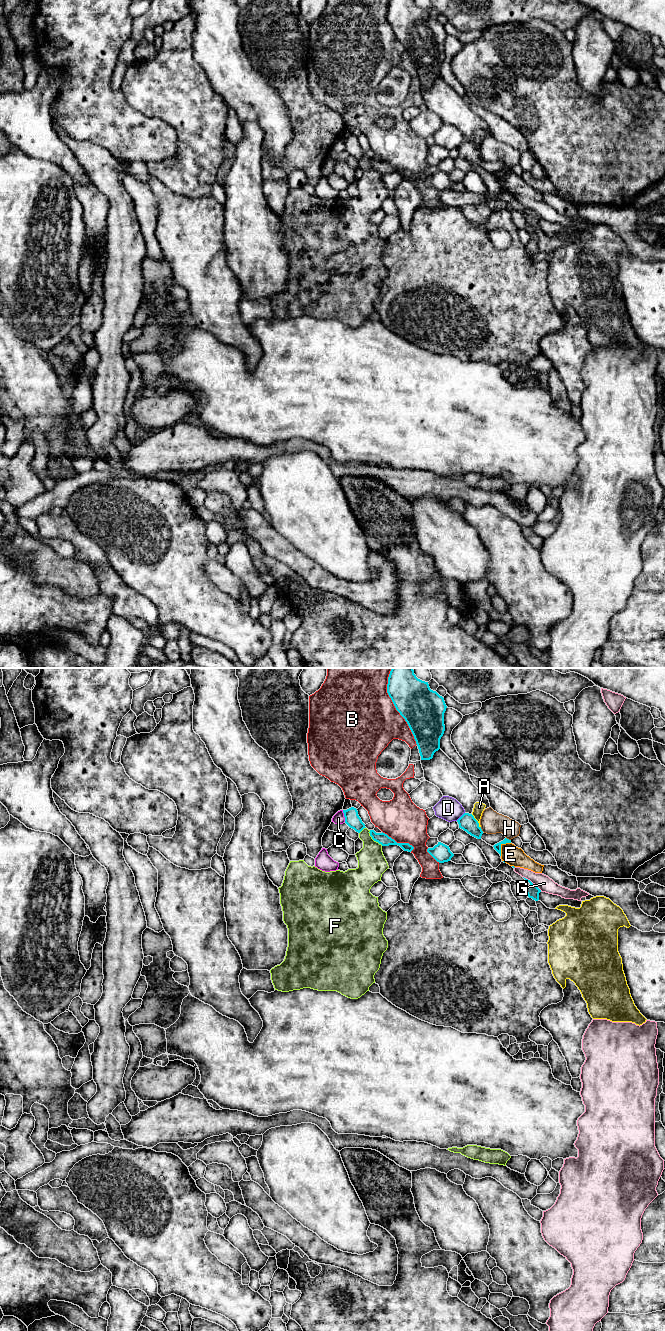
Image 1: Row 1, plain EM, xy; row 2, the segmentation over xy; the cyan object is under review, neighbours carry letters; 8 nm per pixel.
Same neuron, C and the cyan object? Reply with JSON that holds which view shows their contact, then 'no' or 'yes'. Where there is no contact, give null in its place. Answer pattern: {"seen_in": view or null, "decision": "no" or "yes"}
{"seen_in": "xy", "decision": "no"}

